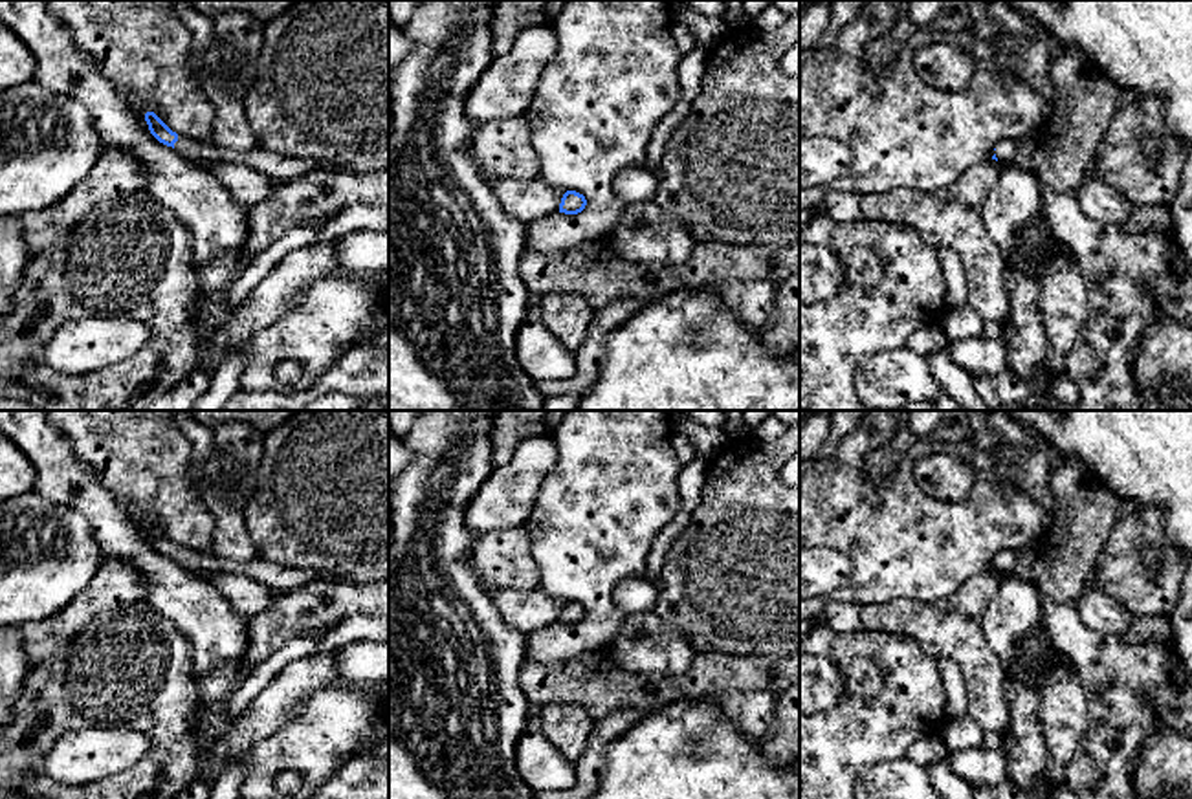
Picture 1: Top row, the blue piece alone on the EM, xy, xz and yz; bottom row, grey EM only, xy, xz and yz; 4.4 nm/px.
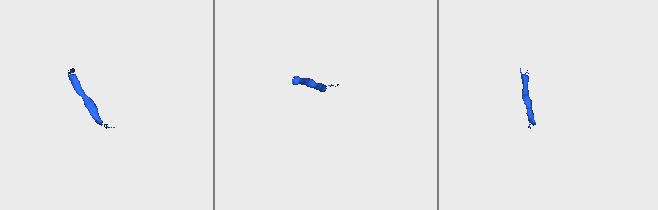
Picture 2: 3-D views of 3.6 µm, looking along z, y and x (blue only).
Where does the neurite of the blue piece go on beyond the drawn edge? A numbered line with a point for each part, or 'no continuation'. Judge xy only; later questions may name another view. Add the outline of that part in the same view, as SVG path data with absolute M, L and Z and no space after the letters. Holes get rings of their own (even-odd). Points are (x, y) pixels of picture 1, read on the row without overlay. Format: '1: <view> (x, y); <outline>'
1: xy (274, 576); M178 546L174 559L193 574L205 574L205 575L218 572L240 574L251 577L253 581L262 583L264 586L271 588L277 594L303 586L317 579L347 581L337 577L323 577L317 572L306 568L286 568L262 557L237 563L216 557L211 552L194 552L185 546Z

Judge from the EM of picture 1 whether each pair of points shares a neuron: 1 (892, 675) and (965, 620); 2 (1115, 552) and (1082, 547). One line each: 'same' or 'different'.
1: different
2: different

